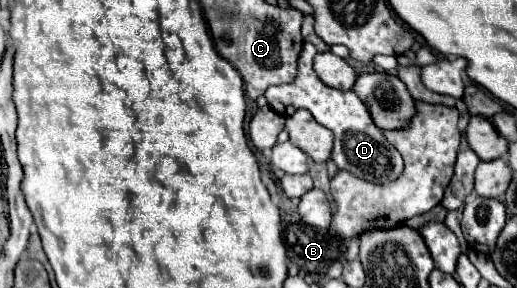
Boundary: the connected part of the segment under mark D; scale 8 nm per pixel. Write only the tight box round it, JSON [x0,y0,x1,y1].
[265,43,403,183]

